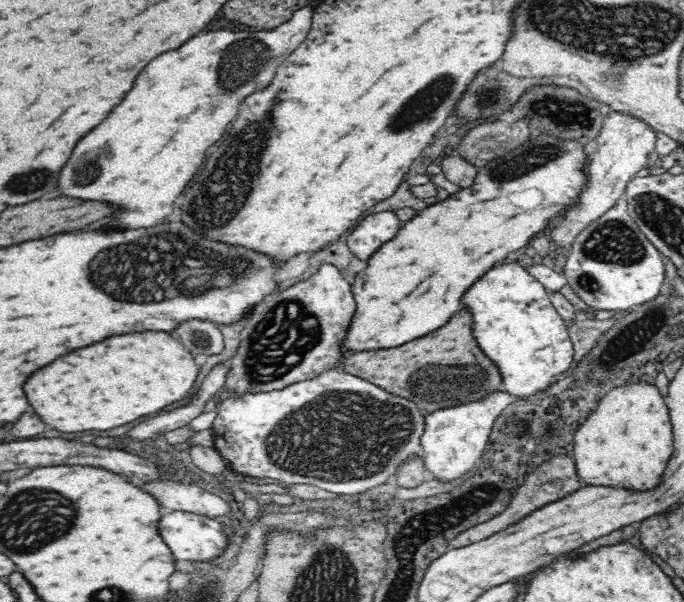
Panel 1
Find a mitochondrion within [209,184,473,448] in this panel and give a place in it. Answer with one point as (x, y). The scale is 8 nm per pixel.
(290, 330)

